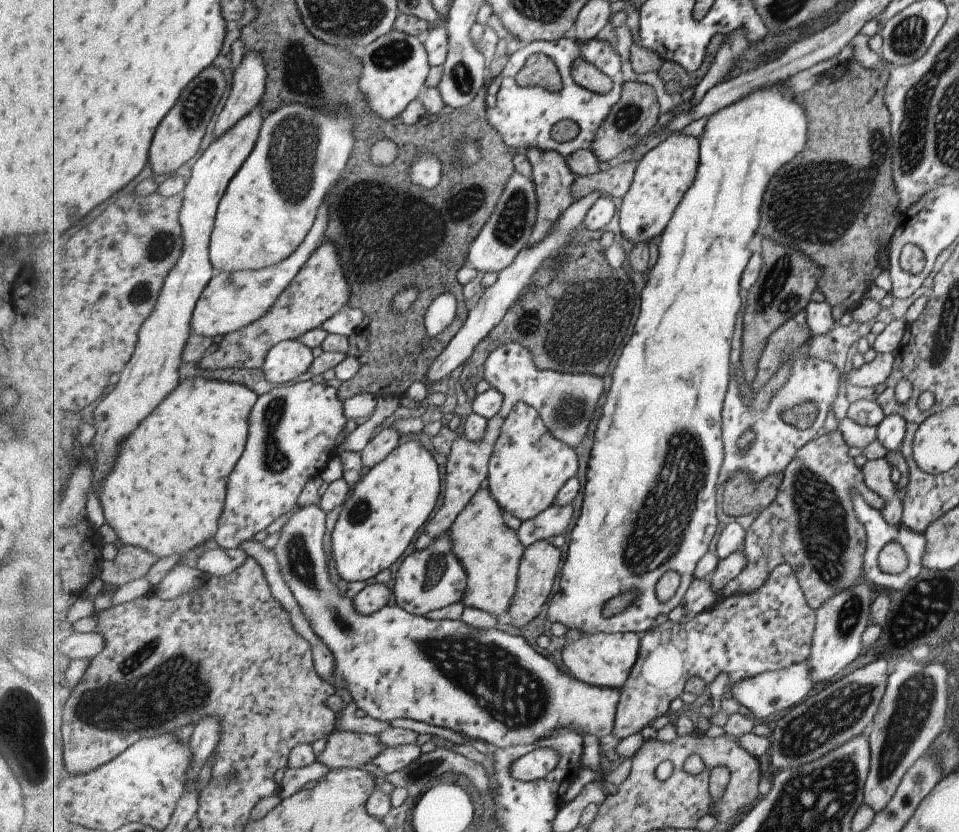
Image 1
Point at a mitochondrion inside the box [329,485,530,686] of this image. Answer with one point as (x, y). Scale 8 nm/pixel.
(434, 569)

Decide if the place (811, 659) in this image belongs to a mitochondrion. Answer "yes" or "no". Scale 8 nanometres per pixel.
no

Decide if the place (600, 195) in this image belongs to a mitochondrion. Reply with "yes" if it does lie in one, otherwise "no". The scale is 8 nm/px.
no

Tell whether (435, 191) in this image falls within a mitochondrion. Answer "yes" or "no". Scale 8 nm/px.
no

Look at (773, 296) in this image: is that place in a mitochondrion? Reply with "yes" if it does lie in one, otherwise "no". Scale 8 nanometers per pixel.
yes

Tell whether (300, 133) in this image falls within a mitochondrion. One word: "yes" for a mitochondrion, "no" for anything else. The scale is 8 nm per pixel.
yes

